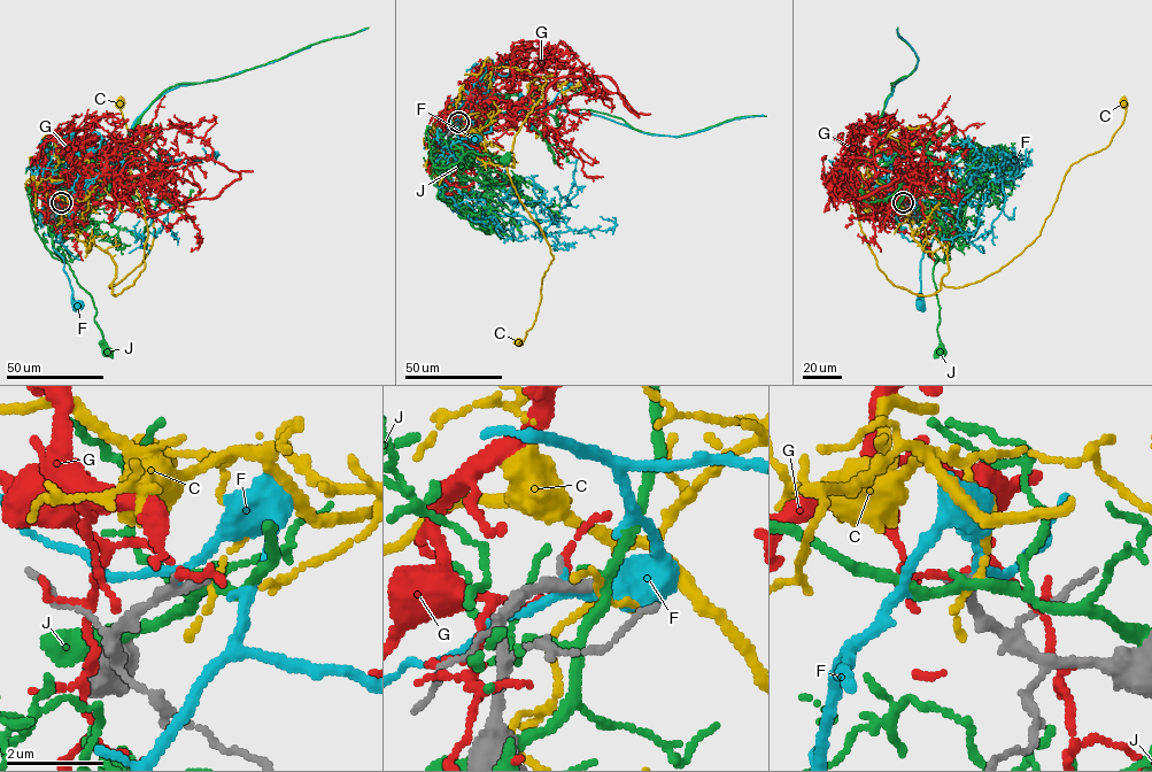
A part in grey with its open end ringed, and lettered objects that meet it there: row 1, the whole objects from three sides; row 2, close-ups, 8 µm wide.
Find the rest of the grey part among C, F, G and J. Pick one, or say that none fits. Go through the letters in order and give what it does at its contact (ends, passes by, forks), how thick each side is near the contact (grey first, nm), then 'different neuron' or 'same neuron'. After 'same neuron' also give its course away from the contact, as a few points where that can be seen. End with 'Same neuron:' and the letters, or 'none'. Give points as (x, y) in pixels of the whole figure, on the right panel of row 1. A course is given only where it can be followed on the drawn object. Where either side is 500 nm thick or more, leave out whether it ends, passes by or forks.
C: it passes by; calibres 240 and 100 nm; different neuron
F: it passes by; calibres 280 and 150 nm; different neuron
G: it passes by; calibres 280 and 110 nm; different neuron
J: it passes by; calibres 240 and 200 nm; different neuron
Same neuron: none

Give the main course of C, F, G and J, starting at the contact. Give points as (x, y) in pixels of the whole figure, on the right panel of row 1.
C: (903, 202), (915, 192), (940, 229), (944, 286), (981, 280), (1040, 234), (1069, 167), (1110, 144), (1122, 102)
F: (903, 202), (897, 211), (912, 217), (937, 203), (950, 202), (949, 215), (921, 260), (919, 306)
G: (903, 202), (891, 211), (880, 183), (855, 184), (841, 169), (847, 145), (879, 125), (874, 118), (894, 115)
J: (903, 202), (917, 207), (940, 201), (961, 206), (953, 245), (933, 269), (940, 308), (938, 352)

